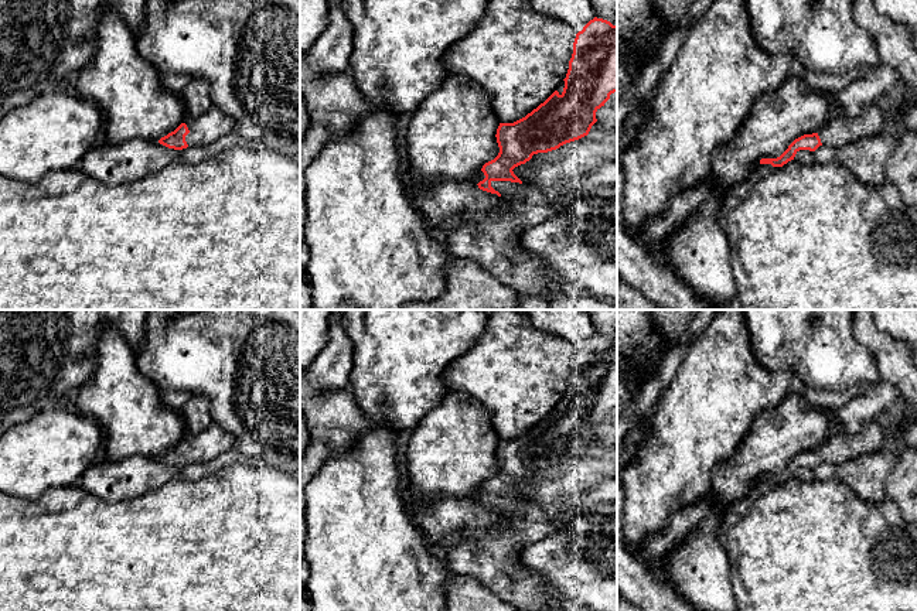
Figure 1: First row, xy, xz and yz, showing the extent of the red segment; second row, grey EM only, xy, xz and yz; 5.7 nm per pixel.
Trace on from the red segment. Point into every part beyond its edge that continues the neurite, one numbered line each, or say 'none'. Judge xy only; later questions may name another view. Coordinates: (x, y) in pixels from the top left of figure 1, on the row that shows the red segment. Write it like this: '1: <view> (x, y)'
1: xy (214, 123)

